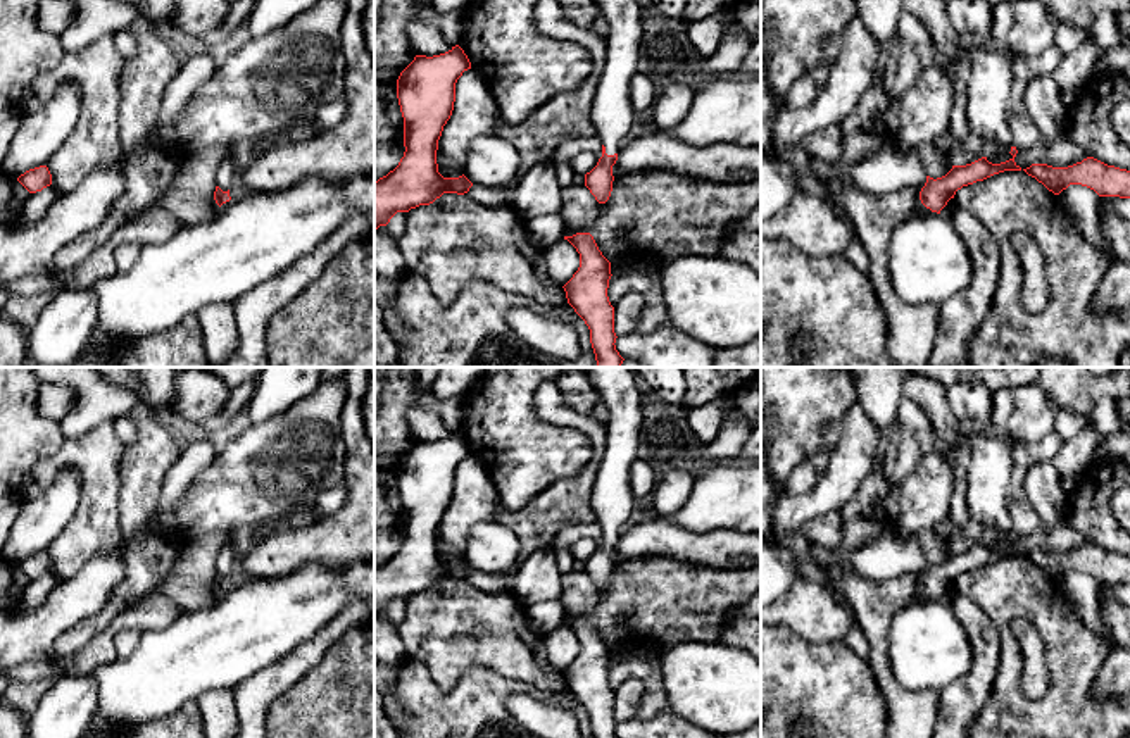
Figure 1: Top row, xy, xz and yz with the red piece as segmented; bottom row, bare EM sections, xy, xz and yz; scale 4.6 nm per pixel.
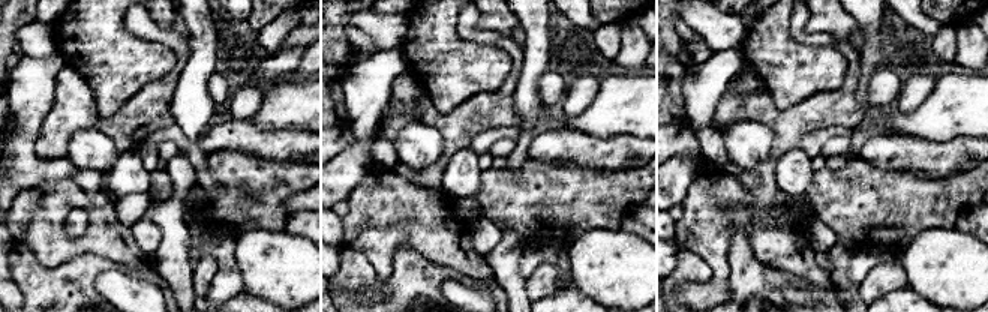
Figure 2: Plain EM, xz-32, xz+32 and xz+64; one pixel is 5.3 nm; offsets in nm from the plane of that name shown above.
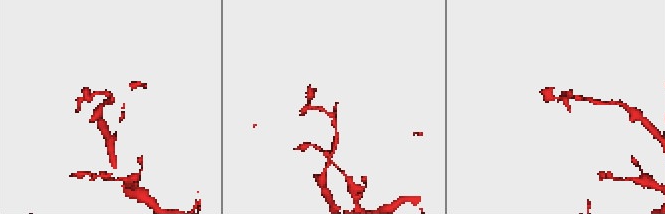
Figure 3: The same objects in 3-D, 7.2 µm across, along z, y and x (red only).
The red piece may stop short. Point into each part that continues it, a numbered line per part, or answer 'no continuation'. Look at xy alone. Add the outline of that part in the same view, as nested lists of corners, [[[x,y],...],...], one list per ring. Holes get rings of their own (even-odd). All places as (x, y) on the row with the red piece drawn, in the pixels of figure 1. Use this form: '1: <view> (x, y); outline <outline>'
1: xy (228, 169); outline [[[229,150],[217,169],[217,176],[216,176],[217,186],[223,191],[228,191],[233,186],[238,171],[240,166],[236,164],[233,152]]]

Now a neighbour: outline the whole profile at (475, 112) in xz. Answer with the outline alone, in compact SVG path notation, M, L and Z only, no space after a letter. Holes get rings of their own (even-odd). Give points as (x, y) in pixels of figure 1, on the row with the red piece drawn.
M468 69L455 83L454 110L438 140L436 157L464 167L471 141L481 134L493 134L500 109L485 78Z

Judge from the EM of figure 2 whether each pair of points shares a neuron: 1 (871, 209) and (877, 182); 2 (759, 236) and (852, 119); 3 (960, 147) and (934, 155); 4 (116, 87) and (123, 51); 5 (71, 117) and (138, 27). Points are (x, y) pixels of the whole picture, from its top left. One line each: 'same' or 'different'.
1: same
2: different
3: same
4: same
5: different

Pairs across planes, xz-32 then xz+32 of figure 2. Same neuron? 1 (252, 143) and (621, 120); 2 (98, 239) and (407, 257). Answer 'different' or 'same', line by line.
1: different
2: different

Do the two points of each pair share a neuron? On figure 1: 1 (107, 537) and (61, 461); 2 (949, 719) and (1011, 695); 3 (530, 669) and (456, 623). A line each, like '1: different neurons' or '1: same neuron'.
1: same neuron
2: different neurons
3: same neuron

